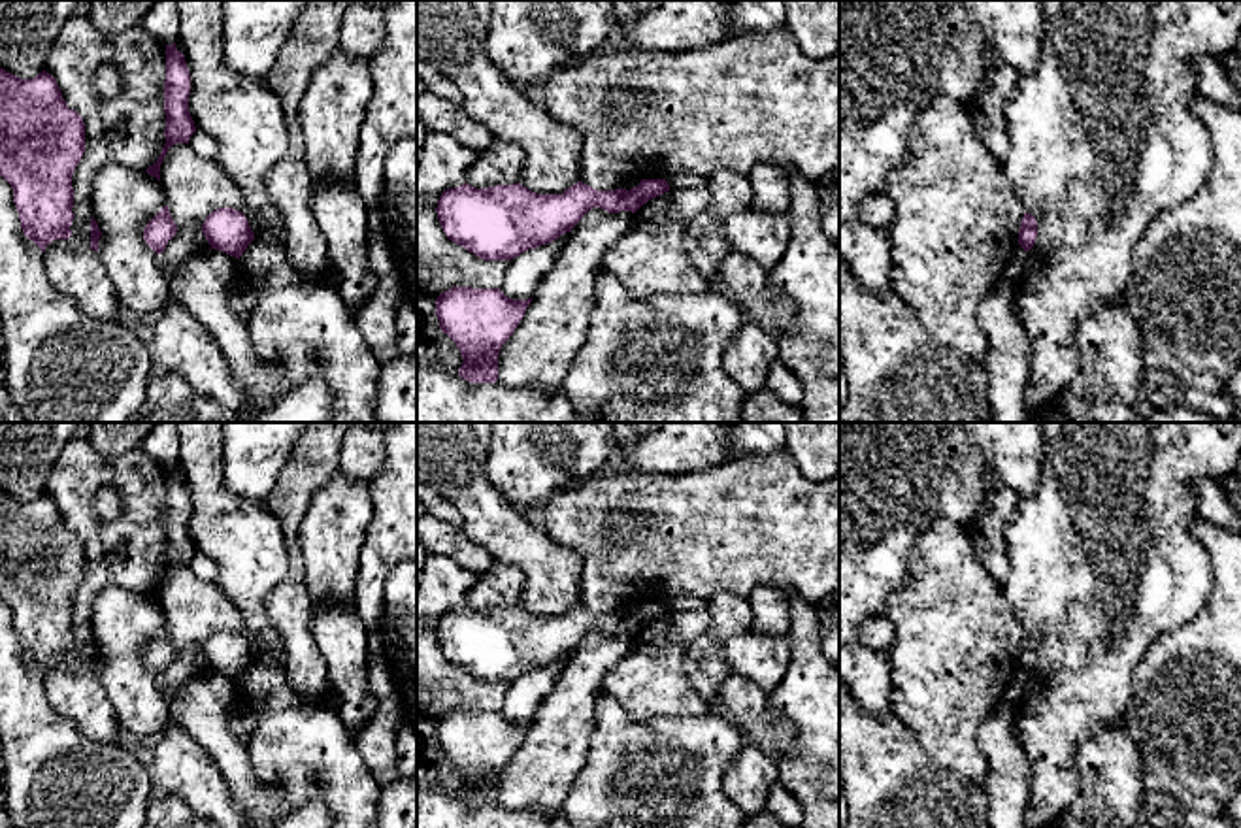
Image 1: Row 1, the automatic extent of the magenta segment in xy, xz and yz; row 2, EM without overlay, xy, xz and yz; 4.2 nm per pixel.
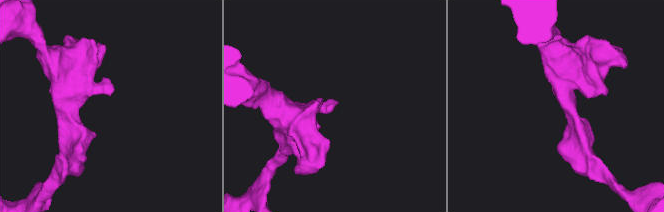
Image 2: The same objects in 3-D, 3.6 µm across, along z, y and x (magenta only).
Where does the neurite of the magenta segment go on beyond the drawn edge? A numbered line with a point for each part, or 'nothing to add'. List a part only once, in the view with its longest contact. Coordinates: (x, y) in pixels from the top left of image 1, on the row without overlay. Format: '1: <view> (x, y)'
nothing to add

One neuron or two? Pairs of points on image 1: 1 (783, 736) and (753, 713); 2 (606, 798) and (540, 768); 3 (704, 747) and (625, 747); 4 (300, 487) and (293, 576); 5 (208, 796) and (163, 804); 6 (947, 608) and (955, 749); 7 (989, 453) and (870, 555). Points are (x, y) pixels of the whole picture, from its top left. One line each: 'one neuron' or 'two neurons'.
1: one neuron
2: two neurons
3: one neuron
4: one neuron
5: two neurons
6: one neuron
7: one neuron

